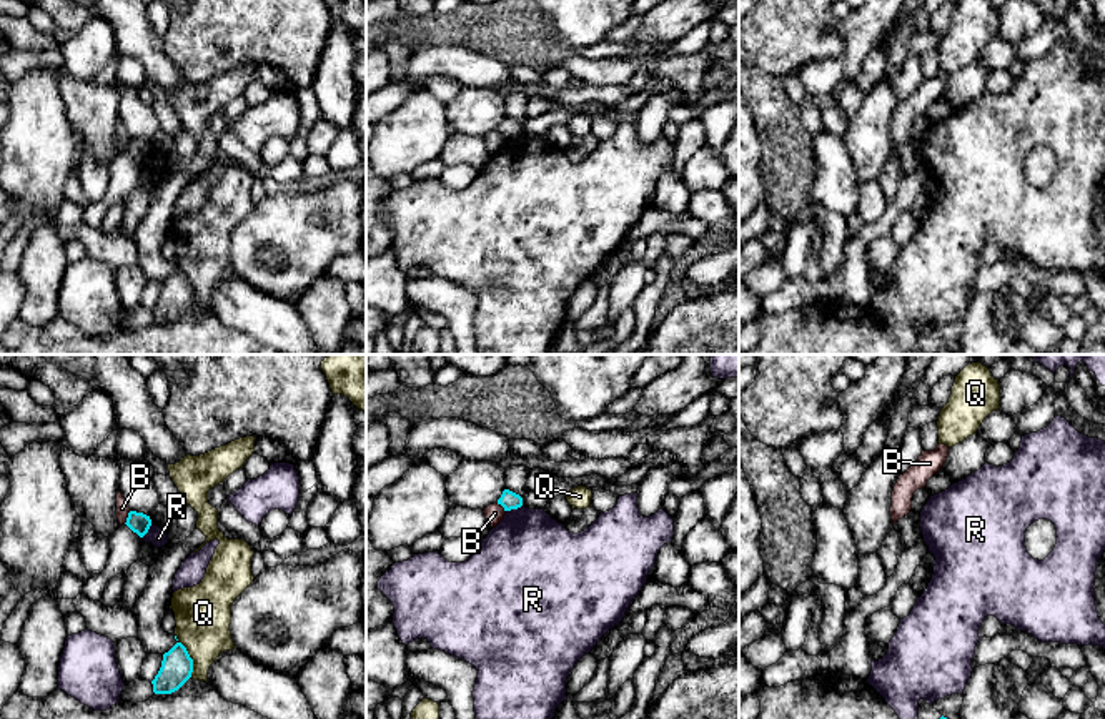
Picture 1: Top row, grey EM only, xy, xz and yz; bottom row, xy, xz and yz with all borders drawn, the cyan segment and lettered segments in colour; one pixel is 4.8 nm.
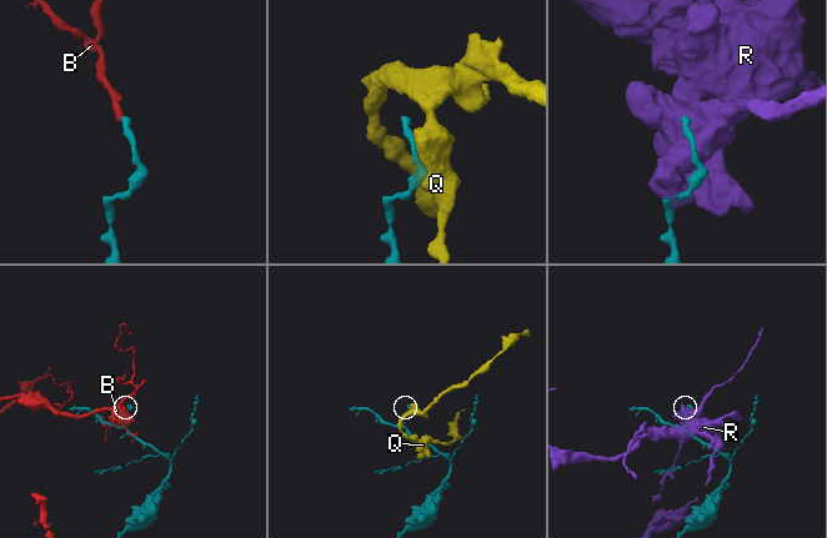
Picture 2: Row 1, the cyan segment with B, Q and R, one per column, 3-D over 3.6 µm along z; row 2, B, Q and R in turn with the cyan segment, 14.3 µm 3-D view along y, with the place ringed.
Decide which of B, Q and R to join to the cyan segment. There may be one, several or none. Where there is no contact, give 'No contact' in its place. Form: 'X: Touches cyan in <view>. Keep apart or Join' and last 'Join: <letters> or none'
B: Touches cyan in xy. Keep apart
Q: Touches cyan in xy. Keep apart
R: Touches cyan in xz. Keep apart
Join: none

